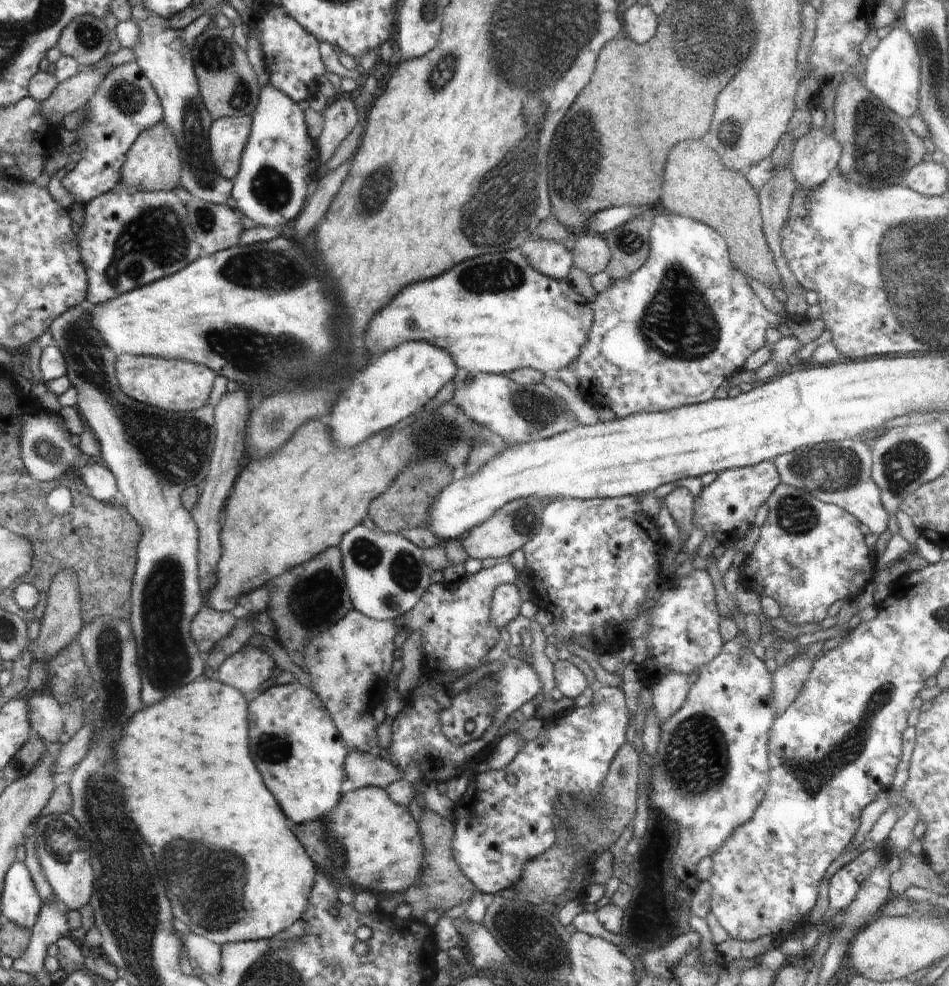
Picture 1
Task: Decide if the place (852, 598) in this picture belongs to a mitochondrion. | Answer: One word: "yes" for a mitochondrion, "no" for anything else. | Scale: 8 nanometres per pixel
no

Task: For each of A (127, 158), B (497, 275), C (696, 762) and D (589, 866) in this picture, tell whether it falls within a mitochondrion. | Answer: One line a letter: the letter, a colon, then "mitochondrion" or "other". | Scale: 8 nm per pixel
A: other
B: mitochondrion
C: mitochondrion
D: other

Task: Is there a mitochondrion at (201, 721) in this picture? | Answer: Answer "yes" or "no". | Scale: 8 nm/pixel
no

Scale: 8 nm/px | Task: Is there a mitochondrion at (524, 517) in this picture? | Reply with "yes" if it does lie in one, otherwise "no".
yes

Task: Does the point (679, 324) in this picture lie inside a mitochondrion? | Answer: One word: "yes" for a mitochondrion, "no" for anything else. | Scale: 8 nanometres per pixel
yes

